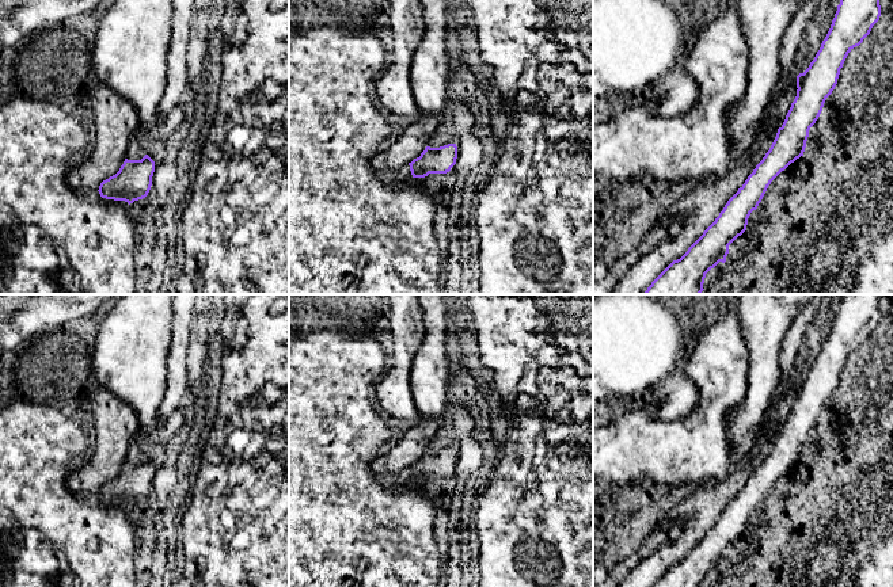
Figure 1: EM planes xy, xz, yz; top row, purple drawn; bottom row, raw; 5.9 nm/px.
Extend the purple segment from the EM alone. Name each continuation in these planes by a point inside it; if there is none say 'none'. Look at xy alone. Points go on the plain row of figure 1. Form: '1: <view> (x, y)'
none

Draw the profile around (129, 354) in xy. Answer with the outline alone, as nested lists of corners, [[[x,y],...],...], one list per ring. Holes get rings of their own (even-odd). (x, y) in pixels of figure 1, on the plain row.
[[[119,294],[98,325],[91,346],[94,384],[126,401],[137,413],[140,434],[155,438],[159,407],[167,388],[167,357],[172,325],[172,294]]]

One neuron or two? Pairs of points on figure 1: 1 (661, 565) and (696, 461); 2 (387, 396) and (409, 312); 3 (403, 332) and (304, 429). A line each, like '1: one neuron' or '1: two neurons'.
1: two neurons
2: one neuron
3: two neurons

